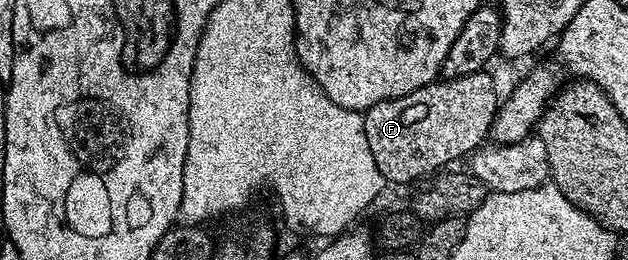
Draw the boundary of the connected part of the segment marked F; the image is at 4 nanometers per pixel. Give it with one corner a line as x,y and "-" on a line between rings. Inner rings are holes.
482,71
475,75
463,75
459,79
451,79
450,81
438,79
432,81
429,85
424,85
415,91
411,91
407,95
396,97
395,99
387,99
386,101
380,101
379,103
372,105
370,109
364,110
363,116
365,119
368,146
371,147
371,154
374,155
375,164
385,177
386,182
393,183
393,181
398,181
399,184
405,185
408,181
417,181
420,177
427,176
428,173
428,177
436,174
438,171
452,166
454,164
452,161
457,161
460,157
462,157
462,159
468,158
476,151
476,149
482,148
482,146
486,144
487,138
490,136
493,128
493,120
497,118
498,108
499,97
497,101
497,85
493,82
493,77
489,74
489,71

